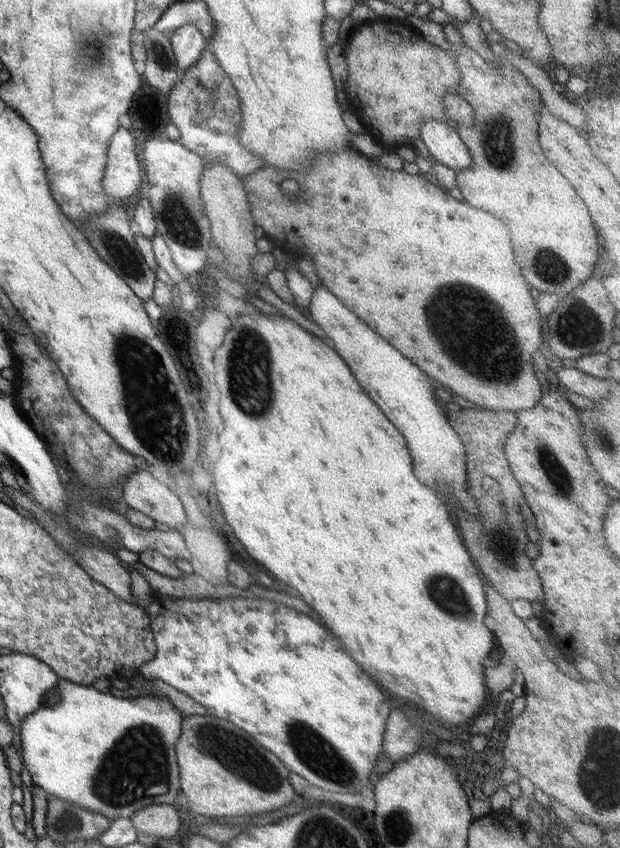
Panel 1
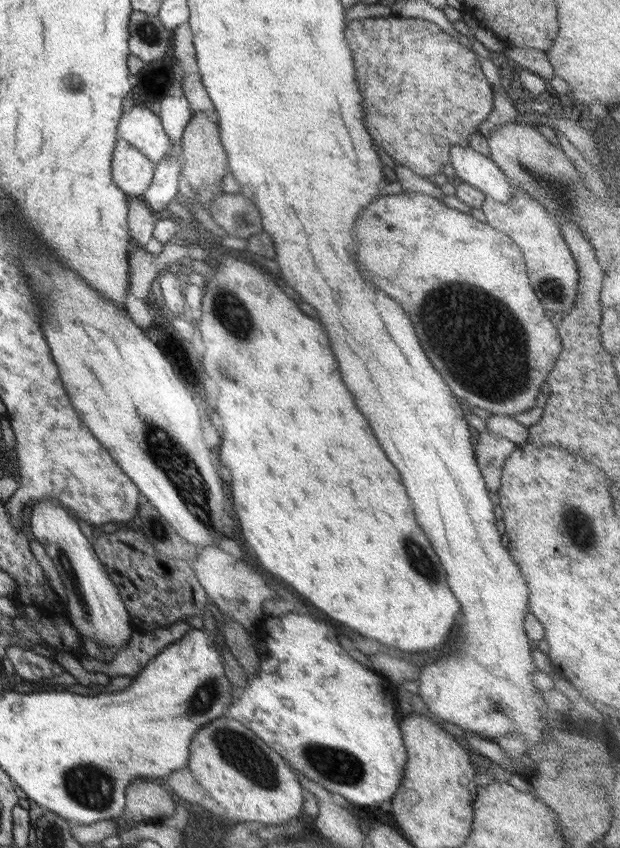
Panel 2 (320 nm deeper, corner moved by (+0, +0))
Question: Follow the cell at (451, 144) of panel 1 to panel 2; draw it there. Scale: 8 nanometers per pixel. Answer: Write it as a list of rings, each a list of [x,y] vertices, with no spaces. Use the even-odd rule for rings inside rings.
[[[452,146],[450,163],[454,168],[456,180],[479,190],[494,202],[506,204],[512,197],[512,185],[501,169],[471,147]]]

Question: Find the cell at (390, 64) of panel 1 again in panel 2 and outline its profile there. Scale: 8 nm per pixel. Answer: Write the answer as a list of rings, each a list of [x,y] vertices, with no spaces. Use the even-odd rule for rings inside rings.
[[[397,16],[375,17],[364,19],[351,19],[346,23],[344,35],[349,42],[349,46],[353,48],[353,62],[355,62],[355,74],[357,74],[357,86],[361,90],[361,74],[365,76],[365,86],[361,90],[363,94],[363,106],[367,110],[367,134],[370,135],[372,141],[391,158],[395,163],[401,164],[403,168],[411,170],[413,174],[417,174],[424,179],[429,179],[433,174],[441,173],[440,170],[444,164],[450,162],[450,148],[452,146],[468,146],[467,138],[478,129],[481,122],[487,118],[487,114],[491,112],[493,104],[493,93],[490,84],[486,81],[482,73],[478,55],[471,51],[471,48],[460,39],[457,35],[450,35],[443,32],[436,24],[427,22],[417,18],[401,18]]]

